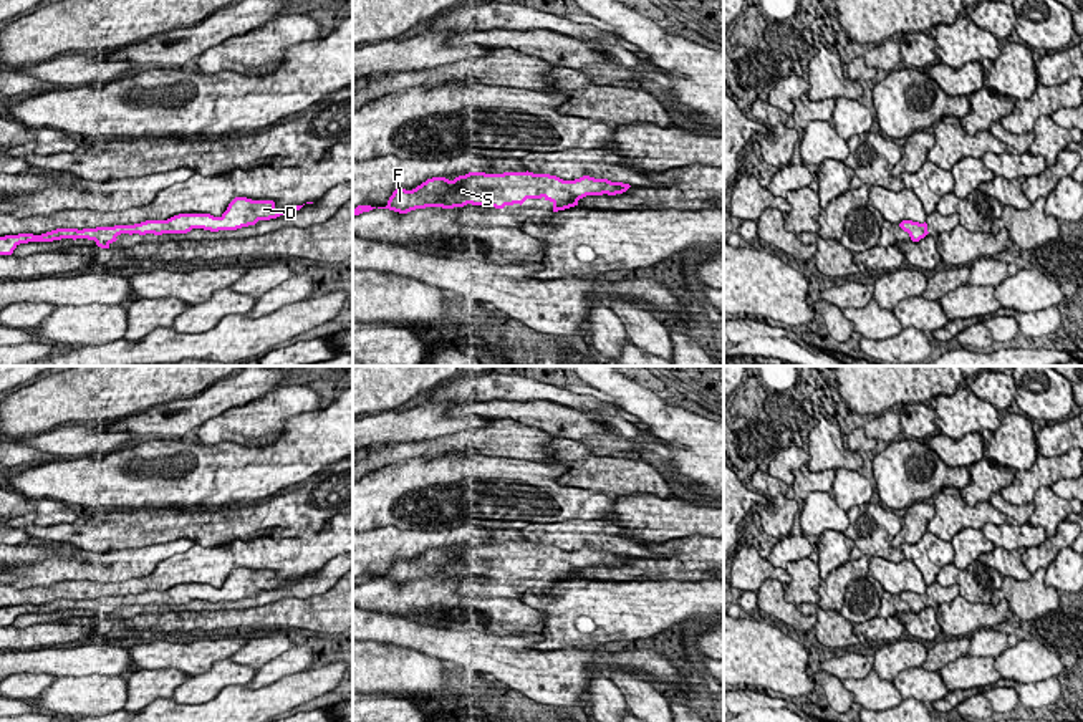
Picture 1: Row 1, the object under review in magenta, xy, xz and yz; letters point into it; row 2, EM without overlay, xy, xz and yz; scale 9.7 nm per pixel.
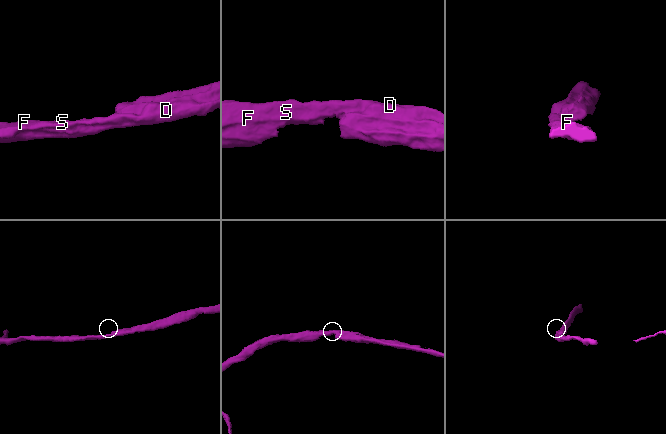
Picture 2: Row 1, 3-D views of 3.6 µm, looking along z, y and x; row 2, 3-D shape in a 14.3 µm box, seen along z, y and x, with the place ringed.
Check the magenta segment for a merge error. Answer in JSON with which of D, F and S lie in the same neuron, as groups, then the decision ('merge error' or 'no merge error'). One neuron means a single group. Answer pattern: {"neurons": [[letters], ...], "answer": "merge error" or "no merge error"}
{"neurons": [["D", "F", "S"]], "answer": "no merge error"}

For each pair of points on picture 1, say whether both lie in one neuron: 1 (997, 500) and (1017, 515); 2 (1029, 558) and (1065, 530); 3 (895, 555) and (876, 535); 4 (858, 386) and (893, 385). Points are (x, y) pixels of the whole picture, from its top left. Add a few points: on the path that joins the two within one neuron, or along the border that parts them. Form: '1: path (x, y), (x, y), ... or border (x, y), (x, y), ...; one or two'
1: path (1002, 505), (1012, 512); one
2: path (1039, 558), (1044, 558), (1060, 540); one
3: path (890, 550), (880, 540); one
4: path (866, 385), (885, 385); one

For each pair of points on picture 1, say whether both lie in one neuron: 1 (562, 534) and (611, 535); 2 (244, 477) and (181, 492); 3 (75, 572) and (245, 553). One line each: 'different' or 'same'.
1: same
2: same
3: different

